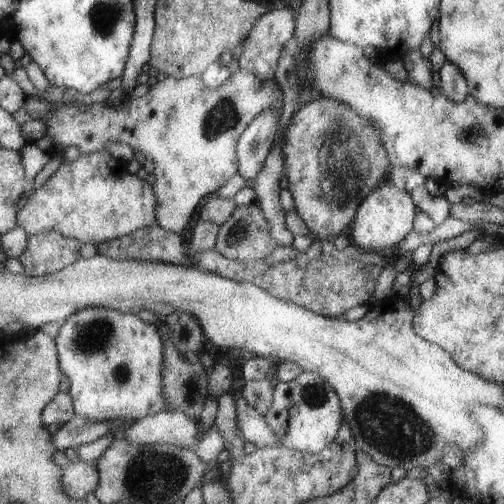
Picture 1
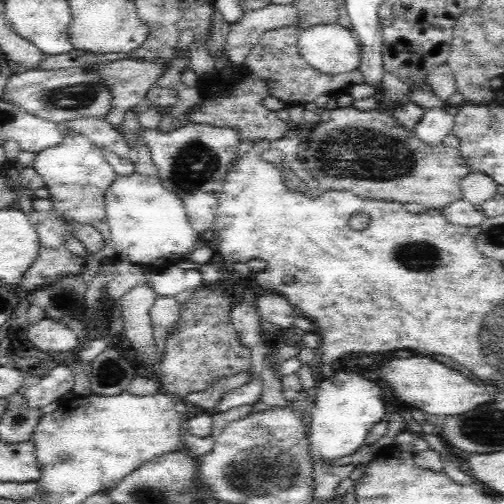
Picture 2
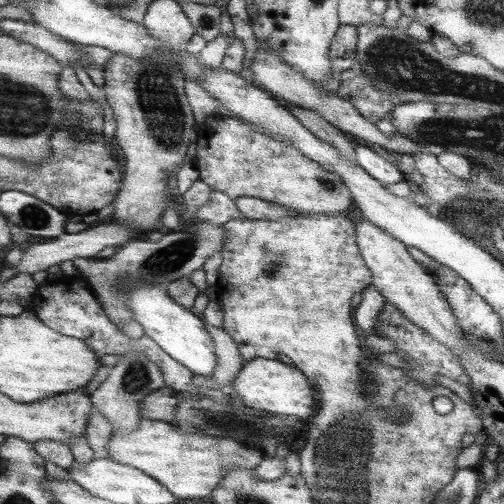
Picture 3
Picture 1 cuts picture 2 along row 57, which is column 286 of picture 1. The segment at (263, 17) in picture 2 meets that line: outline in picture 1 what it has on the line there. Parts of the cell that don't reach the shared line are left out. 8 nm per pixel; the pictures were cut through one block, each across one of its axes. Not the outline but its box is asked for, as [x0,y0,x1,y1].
[253,146,295,248]

